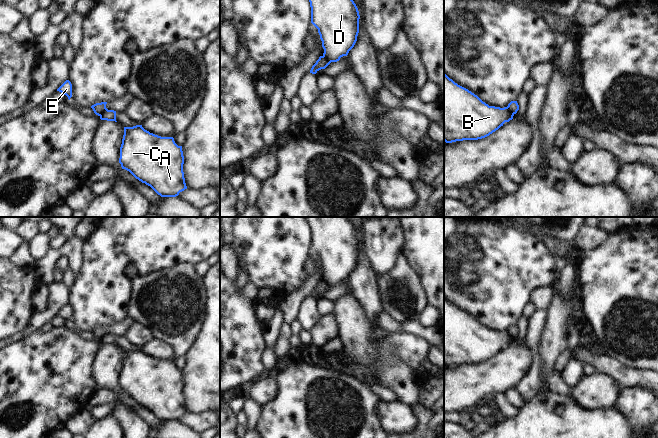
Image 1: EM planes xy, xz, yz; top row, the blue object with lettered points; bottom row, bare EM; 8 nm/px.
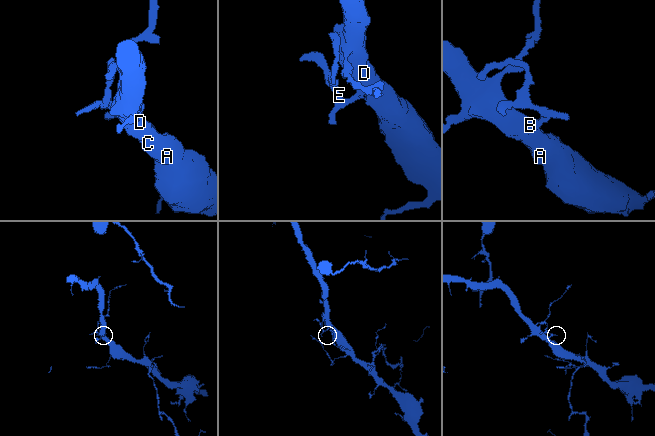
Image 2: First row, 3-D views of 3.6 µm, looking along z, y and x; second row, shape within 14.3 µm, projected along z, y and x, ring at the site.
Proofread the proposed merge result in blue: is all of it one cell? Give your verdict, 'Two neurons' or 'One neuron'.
Two neurons.

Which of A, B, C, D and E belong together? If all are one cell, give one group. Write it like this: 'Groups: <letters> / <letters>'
Groups: A B C D / E.

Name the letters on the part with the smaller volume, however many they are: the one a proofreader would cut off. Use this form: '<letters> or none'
E

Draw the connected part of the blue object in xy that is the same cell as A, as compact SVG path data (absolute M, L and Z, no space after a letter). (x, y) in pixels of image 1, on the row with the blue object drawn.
M142 125L124 127L124 135L120 147L119 163L122 169L129 171L136 179L150 186L161 197L176 197L187 189L183 164L182 146L178 146L173 137L161 137L145 130Z

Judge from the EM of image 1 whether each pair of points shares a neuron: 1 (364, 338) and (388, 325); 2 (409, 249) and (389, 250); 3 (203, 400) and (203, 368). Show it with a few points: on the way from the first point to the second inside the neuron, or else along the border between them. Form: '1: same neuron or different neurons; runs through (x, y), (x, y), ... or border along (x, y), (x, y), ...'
1: different neurons; border along (399, 332), (390, 332), (388, 334)
2: different neurons; border along (400, 227), (403, 233), (402, 252)
3: same neuron; runs through (203, 392), (203, 376)

